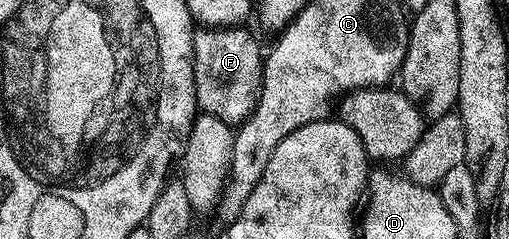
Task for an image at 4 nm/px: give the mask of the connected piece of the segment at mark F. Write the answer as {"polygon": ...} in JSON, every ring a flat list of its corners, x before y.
{"polygon":[[245,26,204,27,194,32,194,88,196,101,205,114,241,125,254,112,262,88,264,47]]}

